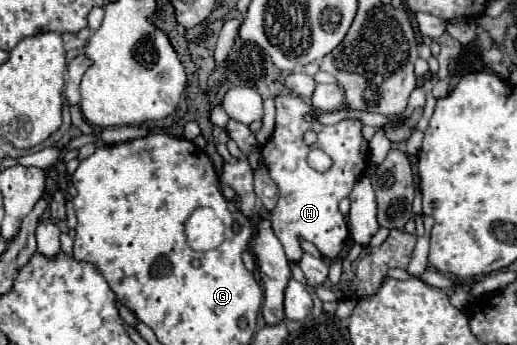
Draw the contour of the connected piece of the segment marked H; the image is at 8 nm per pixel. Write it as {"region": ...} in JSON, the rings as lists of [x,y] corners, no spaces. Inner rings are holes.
{"region":[[[279,96],[275,98],[277,106],[277,124],[271,140],[263,146],[261,154],[265,160],[265,166],[273,178],[273,182],[279,188],[279,202],[275,210],[271,212],[271,224],[275,230],[275,236],[285,248],[285,254],[291,262],[299,262],[303,256],[299,240],[313,242],[327,258],[339,256],[343,250],[343,244],[349,236],[347,222],[343,214],[339,212],[339,202],[349,196],[355,178],[365,170],[367,164],[367,142],[361,134],[361,122],[359,120],[341,120],[333,126],[323,126],[319,122],[307,122],[303,116],[311,110],[311,106],[299,98],[299,96]],[[307,130],[317,132],[317,148],[325,150],[333,158],[333,166],[329,172],[317,172],[309,168],[307,154],[311,146],[303,142],[303,134]]]}

